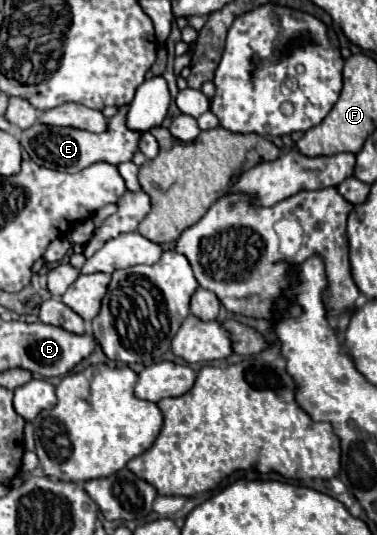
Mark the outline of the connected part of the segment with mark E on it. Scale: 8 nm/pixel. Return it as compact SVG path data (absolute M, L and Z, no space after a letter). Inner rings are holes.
M128 105L118 107L116 115L108 119L108 127L102 133L90 133L90 131L74 129L74 127L50 127L50 125L36 123L20 133L20 143L28 151L32 161L44 167L66 171L66 173L78 173L98 161L120 165L134 157L134 153L138 151L138 141L142 137L142 131L128 129L126 113L128 113Z

